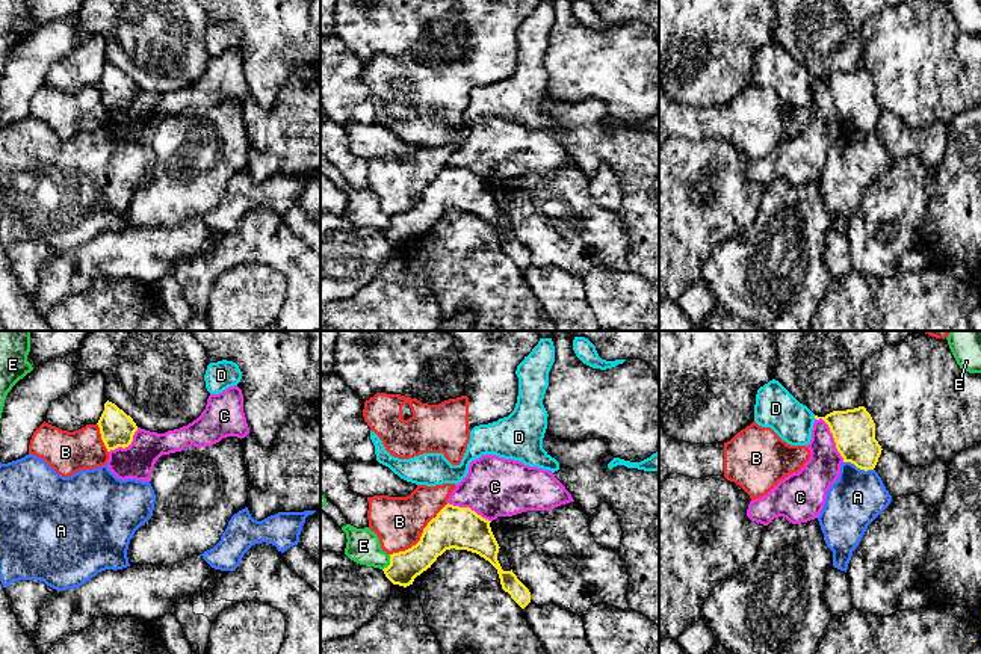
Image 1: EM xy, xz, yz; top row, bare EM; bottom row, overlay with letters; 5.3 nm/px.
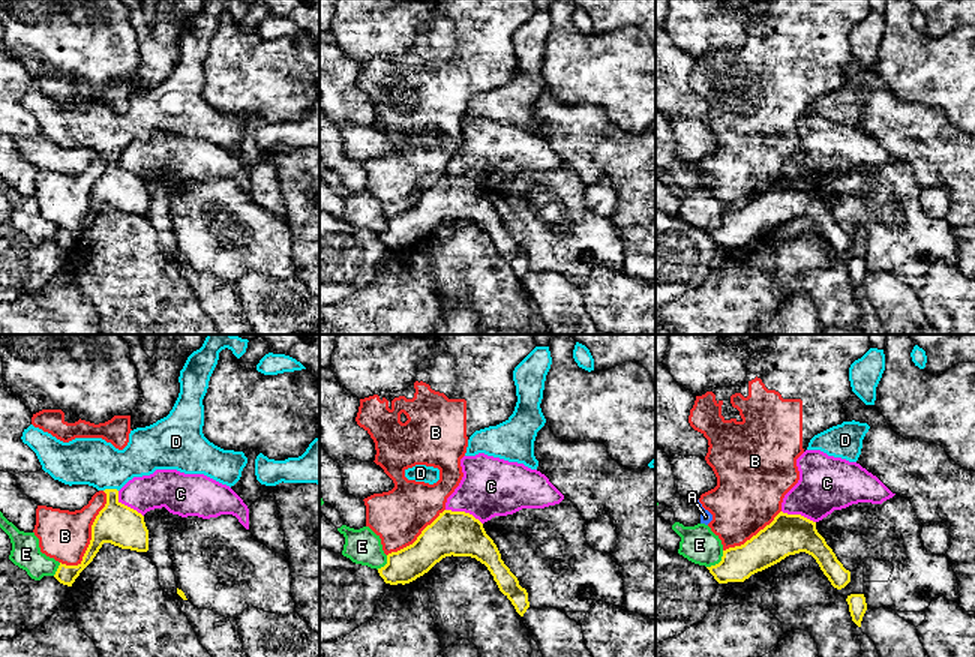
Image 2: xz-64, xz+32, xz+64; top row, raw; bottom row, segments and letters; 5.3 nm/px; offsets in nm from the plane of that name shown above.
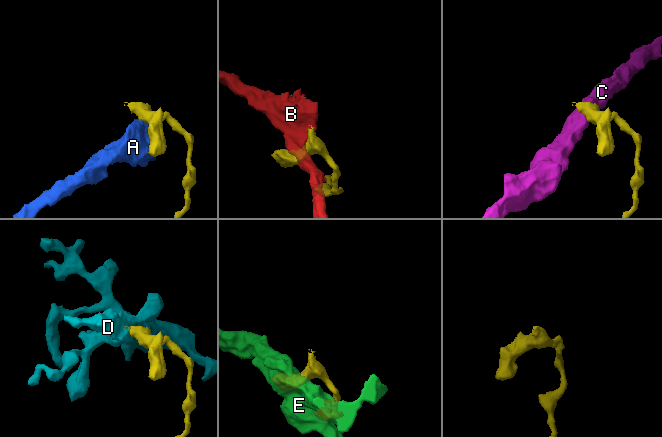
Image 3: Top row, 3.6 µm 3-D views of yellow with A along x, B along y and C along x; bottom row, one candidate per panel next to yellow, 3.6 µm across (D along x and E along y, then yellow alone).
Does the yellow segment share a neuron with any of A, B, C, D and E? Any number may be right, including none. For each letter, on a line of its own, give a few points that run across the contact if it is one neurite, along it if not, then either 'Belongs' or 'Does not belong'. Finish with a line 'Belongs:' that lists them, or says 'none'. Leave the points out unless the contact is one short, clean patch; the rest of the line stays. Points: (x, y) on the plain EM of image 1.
A: Does not belong
B: Does not belong
C: Line: yz (816, 80), (827, 86), (835, 109), (844, 123). Does not belong
D: Line: yz (854, 92), (833, 80), (815, 79), (786, 79), (776, 70). Belongs
E: Line: xz (390, 216), (390, 224), (383, 231). Does not belong
Belongs: D

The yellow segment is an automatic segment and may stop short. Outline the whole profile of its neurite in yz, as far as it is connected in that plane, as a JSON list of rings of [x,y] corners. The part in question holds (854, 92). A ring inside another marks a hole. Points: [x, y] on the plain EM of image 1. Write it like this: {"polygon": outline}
{"polygon": [[[775,41],[757,51],[754,83],[771,89],[791,107],[807,107],[813,85],[819,80],[828,86],[843,124],[865,133],[875,130],[883,110],[875,101],[875,85],[865,68],[818,79]]]}

